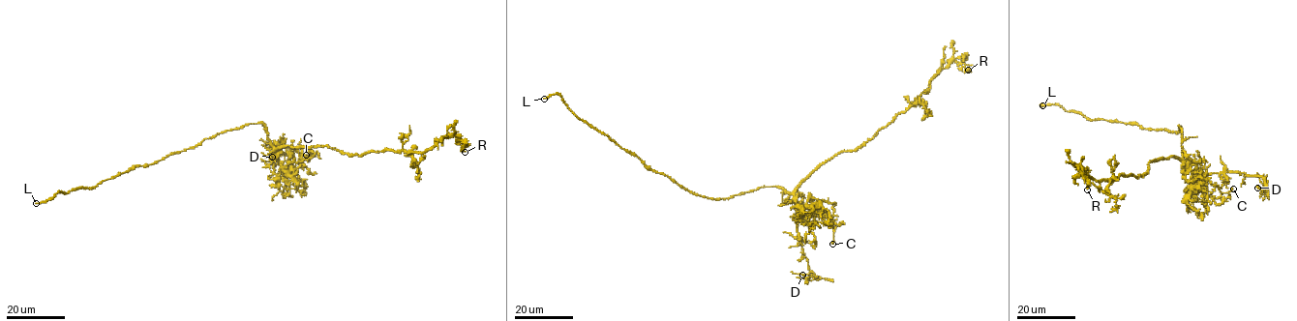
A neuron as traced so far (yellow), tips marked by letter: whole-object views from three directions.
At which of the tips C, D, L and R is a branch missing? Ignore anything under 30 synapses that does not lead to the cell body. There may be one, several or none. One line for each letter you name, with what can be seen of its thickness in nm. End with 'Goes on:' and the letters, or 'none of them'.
L: 170 nm
Goes on: L

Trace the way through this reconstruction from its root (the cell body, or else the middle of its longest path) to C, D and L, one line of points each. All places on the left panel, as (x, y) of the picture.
C: (255, 124), (263, 123), (273, 155), (283, 168), (314, 154), (310, 152), (308, 161), (306, 155)
D: (255, 124), (263, 123), (274, 157), (276, 144), (285, 145), (285, 154), (272, 157)
L: (255, 124), (219, 132), (192, 148), (131, 168), (95, 187), (66, 194), (60, 191), (36, 203)

